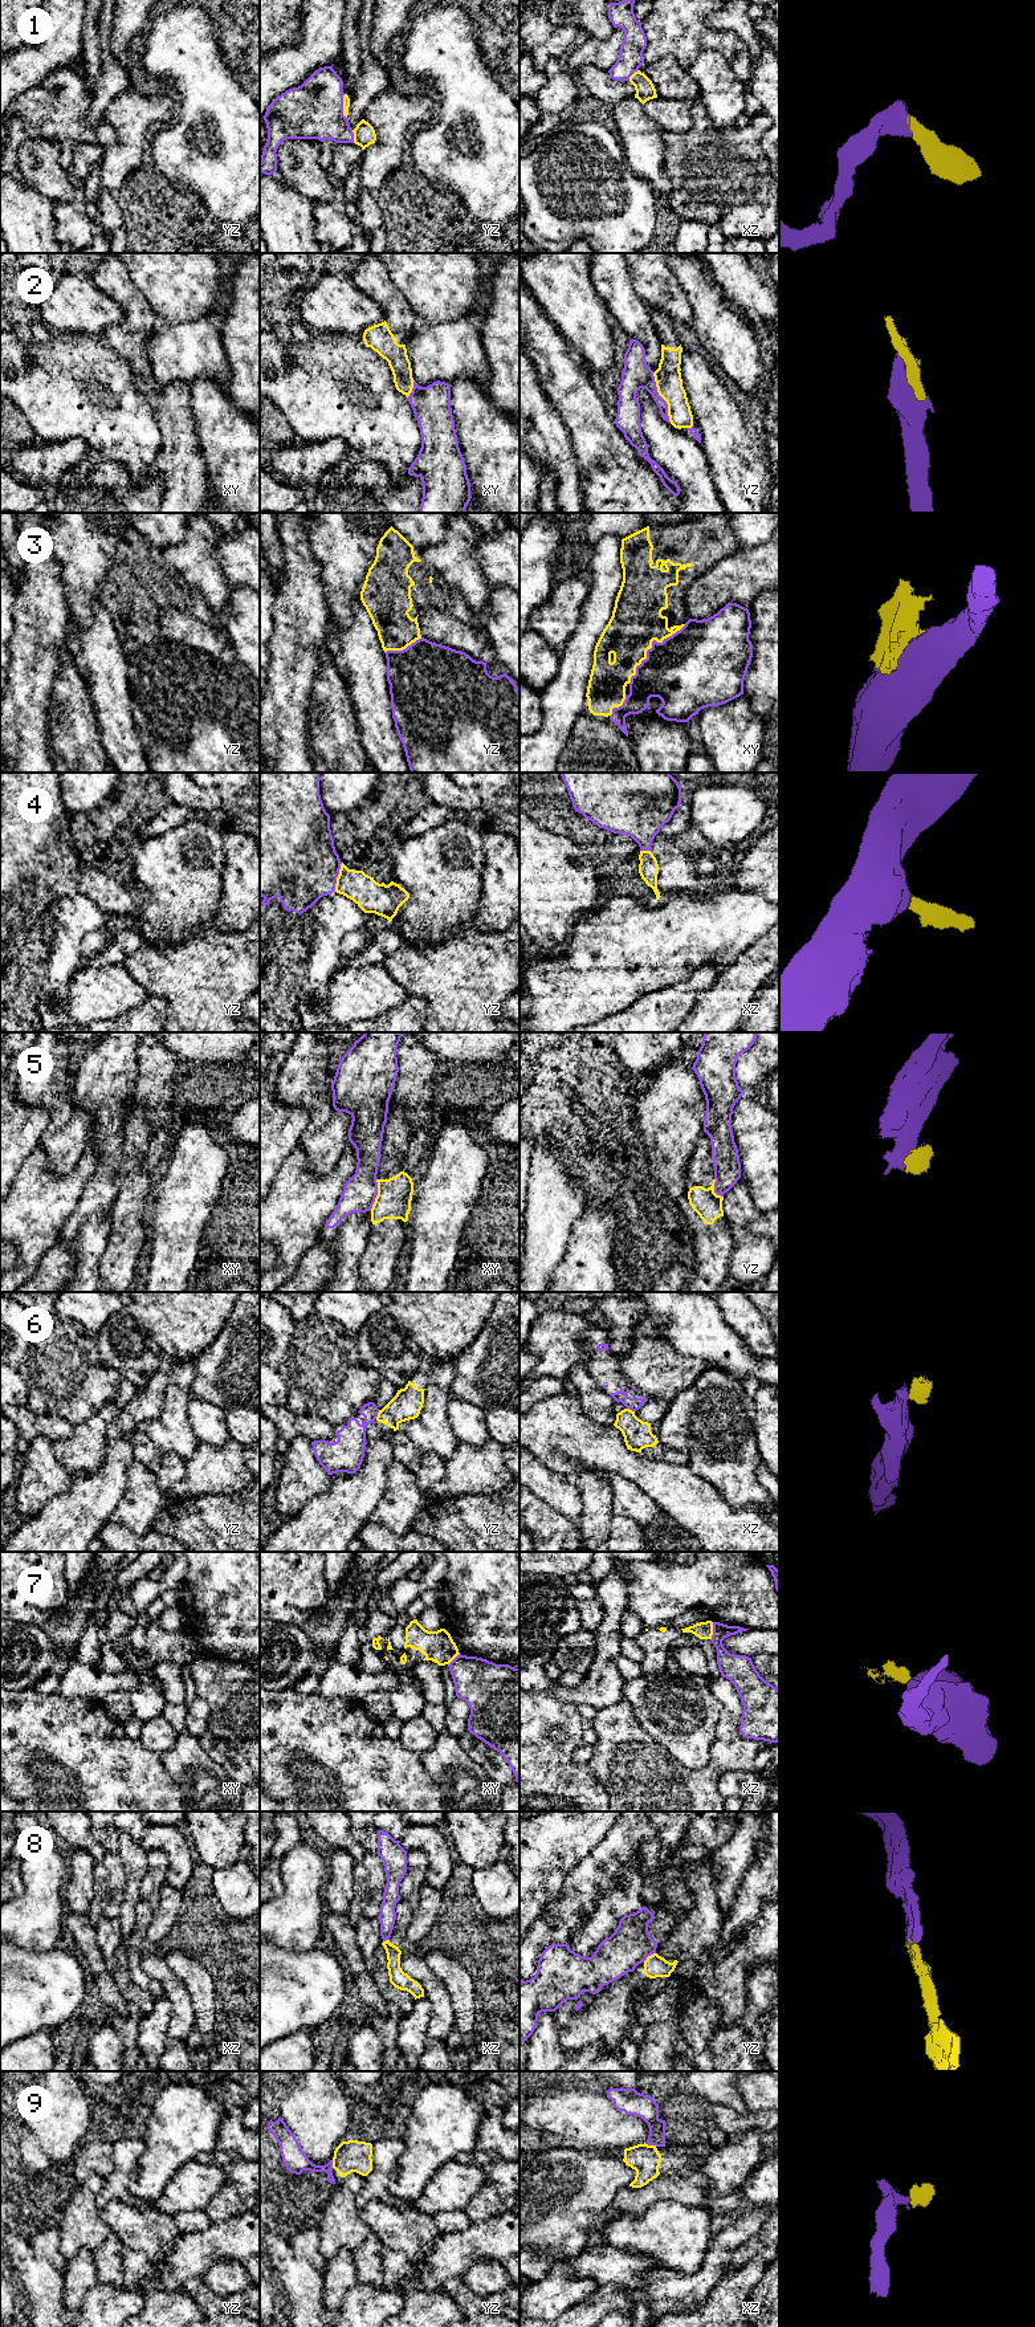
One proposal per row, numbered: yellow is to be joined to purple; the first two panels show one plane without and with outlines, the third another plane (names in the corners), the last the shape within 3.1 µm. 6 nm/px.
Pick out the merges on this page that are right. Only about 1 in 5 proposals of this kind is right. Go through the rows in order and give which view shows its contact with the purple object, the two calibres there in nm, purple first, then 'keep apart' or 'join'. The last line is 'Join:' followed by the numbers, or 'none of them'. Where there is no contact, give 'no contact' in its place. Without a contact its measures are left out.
1: contact in yz; calibres 360 and 50 nm; join
2: contact in yz; calibres 180 and 160 nm; join
3: contact in xy; calibres 440 and 320 nm; keep apart
4: contact in yz; calibres 480 and 190 nm; join
5: contact in xy; calibres 200 and 220 nm; keep apart
6: contact in yz; calibres 180 and 180 nm; keep apart
7: contact in xz; calibres 160 and 110 nm; keep apart
8: contact in yz; calibres 260 and 140 nm; keep apart
9: contact in xz; calibres 140 and 180 nm; keep apart
Join: 1, 2, 4

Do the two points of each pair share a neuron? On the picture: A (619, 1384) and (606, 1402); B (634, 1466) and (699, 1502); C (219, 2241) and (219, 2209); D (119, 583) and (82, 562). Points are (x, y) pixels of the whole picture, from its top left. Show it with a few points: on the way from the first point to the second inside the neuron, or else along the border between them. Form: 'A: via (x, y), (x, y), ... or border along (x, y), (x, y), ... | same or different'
A: border along (587, 1370), (608, 1394) | different
B: via (650, 1475), (683, 1495) | same
C: border along (245, 2212), (214, 2224) | different
D: border along (117, 546), (114, 562), (109, 569), (100, 596) | different

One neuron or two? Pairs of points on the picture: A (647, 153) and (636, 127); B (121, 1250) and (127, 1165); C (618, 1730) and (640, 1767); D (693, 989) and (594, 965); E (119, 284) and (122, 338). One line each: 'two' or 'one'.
A: one
B: one
C: one
D: two
E: one

